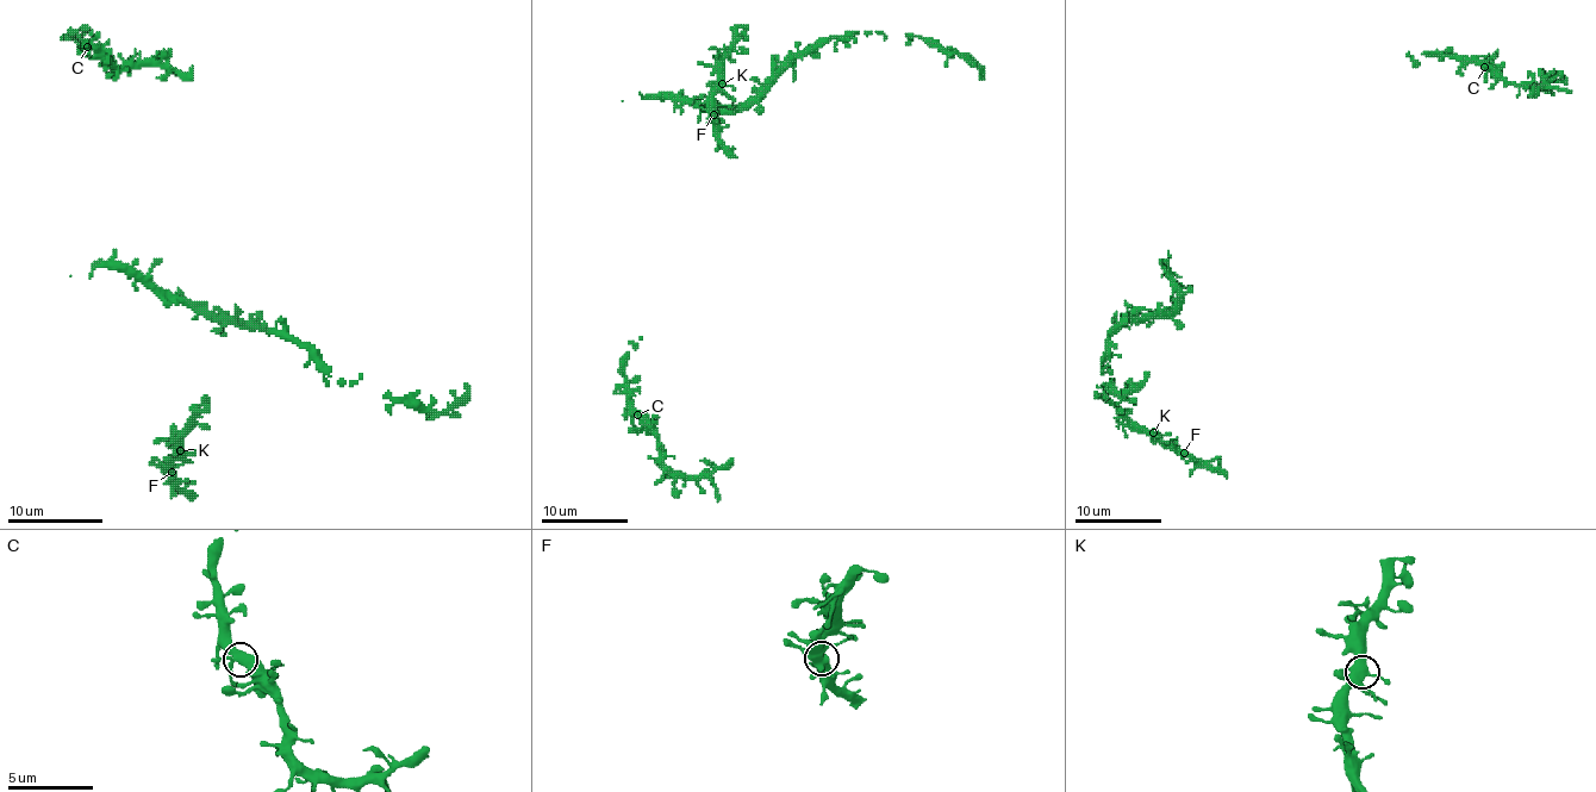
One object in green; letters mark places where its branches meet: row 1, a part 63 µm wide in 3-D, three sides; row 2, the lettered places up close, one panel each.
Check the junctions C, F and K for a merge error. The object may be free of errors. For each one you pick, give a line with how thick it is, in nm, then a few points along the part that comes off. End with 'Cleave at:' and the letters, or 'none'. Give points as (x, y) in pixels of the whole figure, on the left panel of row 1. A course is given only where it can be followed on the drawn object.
Cleave at: none

